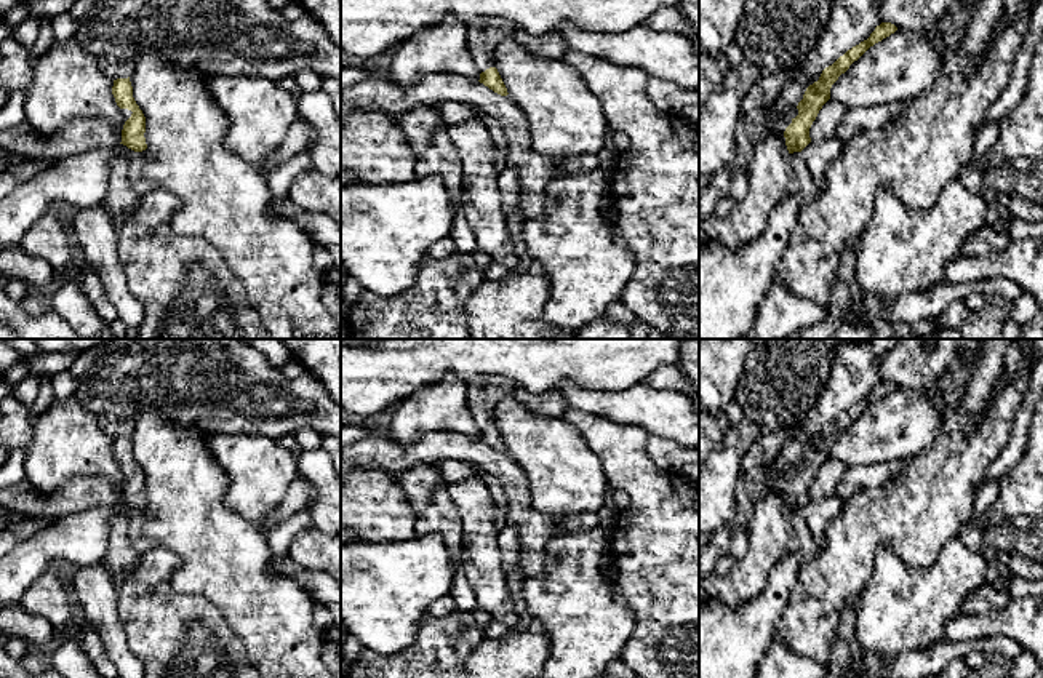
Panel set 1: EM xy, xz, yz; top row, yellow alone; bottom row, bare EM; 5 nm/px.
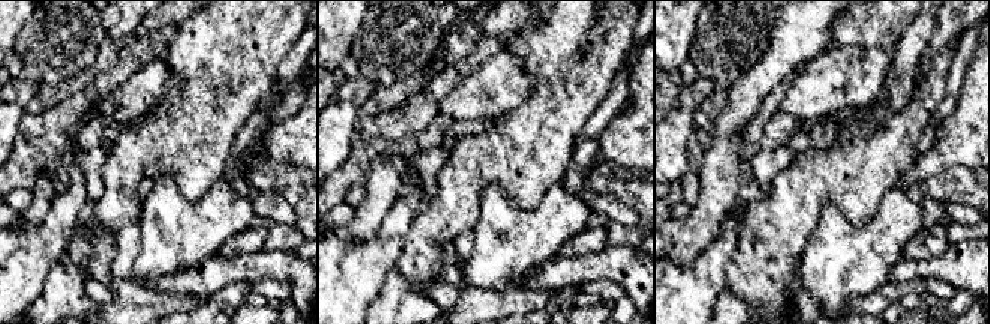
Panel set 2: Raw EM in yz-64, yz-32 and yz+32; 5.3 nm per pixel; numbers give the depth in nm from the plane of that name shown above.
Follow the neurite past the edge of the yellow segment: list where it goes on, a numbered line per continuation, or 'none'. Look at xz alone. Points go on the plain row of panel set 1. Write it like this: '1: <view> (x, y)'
1: xz (482, 392)

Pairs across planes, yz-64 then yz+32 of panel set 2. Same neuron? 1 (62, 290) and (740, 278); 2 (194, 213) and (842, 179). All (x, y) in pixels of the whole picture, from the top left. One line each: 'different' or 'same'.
1: different
2: different

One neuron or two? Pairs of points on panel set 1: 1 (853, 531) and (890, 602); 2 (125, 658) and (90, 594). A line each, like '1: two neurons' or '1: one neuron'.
1: two neurons
2: one neuron

